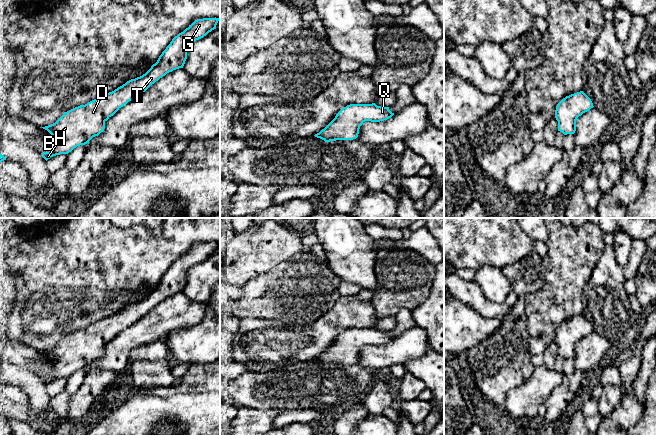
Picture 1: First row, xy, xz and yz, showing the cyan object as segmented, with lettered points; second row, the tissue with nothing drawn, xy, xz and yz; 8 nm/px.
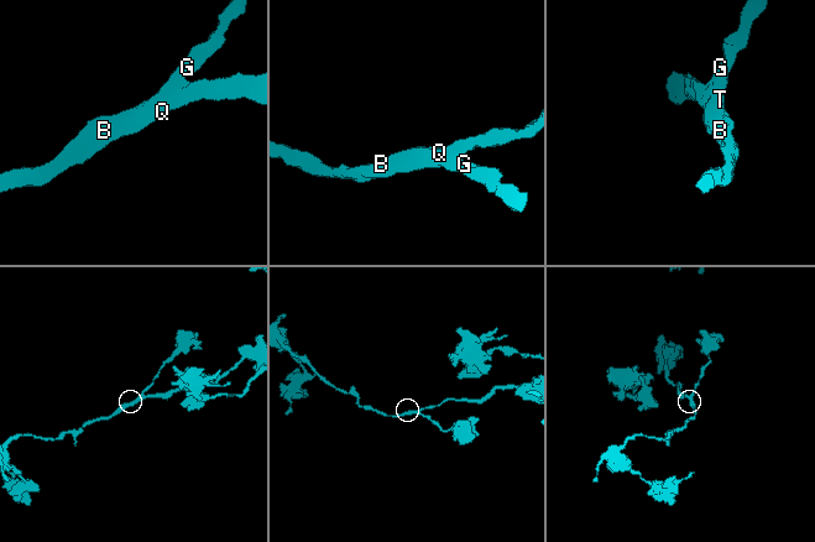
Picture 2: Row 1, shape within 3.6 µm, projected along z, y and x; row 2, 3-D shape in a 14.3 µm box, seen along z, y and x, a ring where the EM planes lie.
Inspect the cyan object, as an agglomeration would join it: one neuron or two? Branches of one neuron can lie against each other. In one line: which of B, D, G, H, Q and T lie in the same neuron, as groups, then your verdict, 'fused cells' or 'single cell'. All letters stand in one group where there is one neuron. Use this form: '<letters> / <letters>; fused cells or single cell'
B D G H Q T; single cell

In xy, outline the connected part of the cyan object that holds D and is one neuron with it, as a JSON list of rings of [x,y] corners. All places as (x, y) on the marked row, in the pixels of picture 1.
[[[216,17],[195,20],[172,39],[145,74],[85,105],[64,112],[55,123],[42,127],[53,136],[52,150],[41,153],[42,157],[47,161],[53,156],[68,154],[77,146],[89,143],[104,131],[105,122],[121,107],[145,92],[167,73],[183,68],[188,46],[216,29],[219,20]]]

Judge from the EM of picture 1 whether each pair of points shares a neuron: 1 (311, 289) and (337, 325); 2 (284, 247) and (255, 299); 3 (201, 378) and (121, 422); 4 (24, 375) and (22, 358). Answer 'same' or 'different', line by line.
1: different
2: different
3: different
4: different

